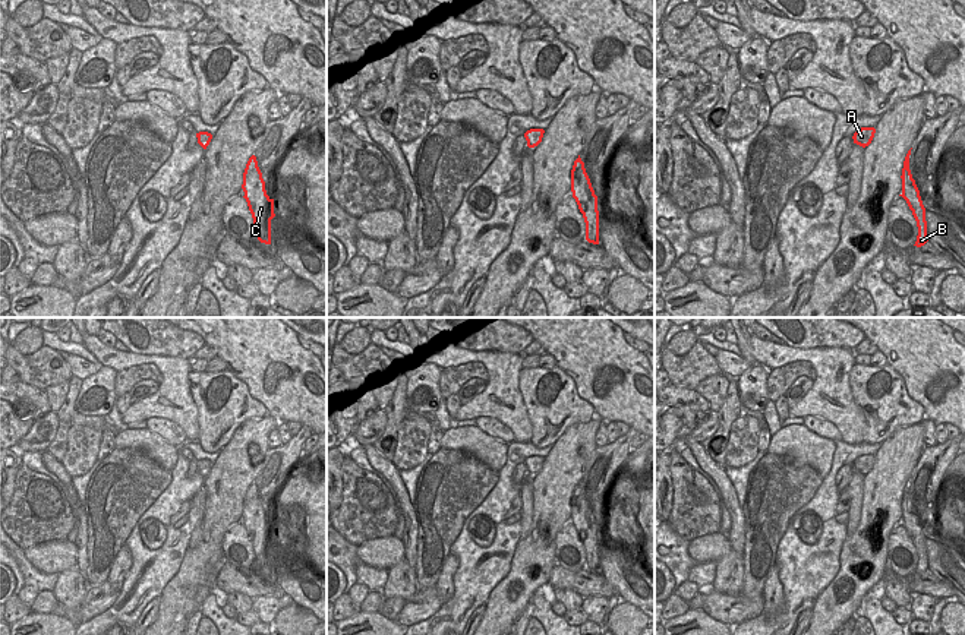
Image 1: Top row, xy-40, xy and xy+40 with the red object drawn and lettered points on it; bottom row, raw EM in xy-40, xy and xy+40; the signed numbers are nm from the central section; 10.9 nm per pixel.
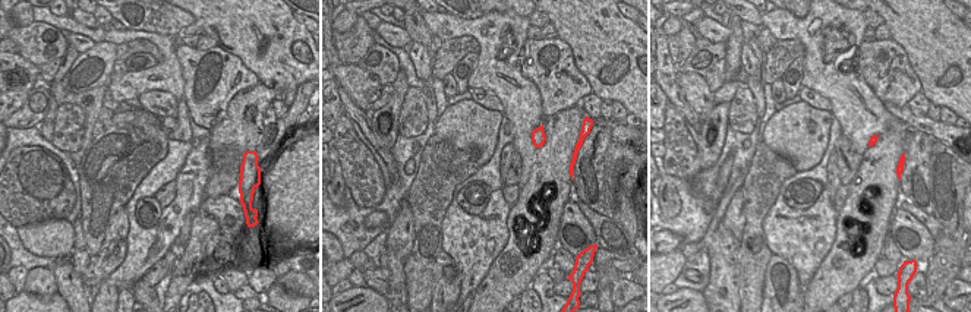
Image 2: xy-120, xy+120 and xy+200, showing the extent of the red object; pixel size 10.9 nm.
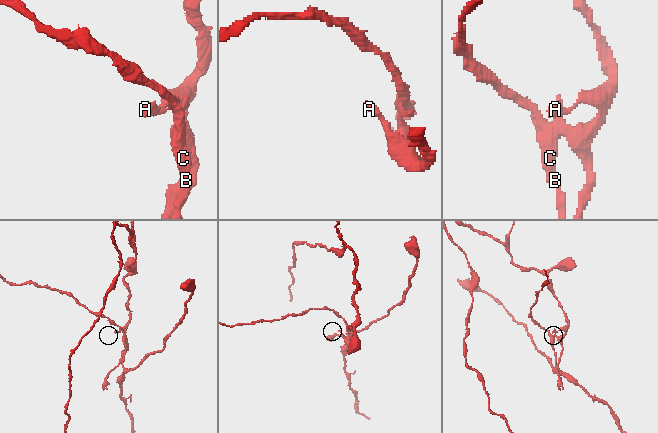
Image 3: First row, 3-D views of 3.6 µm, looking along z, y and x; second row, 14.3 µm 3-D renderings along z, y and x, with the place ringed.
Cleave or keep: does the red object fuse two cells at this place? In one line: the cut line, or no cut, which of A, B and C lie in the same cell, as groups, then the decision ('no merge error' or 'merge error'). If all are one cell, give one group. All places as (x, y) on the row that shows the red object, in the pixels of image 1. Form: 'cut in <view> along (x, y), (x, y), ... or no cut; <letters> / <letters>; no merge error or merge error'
cut in xy+40 along (908, 164), (902, 170); A / B C; merge error

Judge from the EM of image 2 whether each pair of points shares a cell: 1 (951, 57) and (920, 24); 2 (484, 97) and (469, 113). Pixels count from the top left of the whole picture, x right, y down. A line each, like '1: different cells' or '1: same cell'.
1: same cell
2: different cells

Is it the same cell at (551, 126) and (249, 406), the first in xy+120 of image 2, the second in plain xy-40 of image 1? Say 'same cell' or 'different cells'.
different cells

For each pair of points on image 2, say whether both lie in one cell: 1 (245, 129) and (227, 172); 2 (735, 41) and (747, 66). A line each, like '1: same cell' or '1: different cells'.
1: same cell
2: different cells

